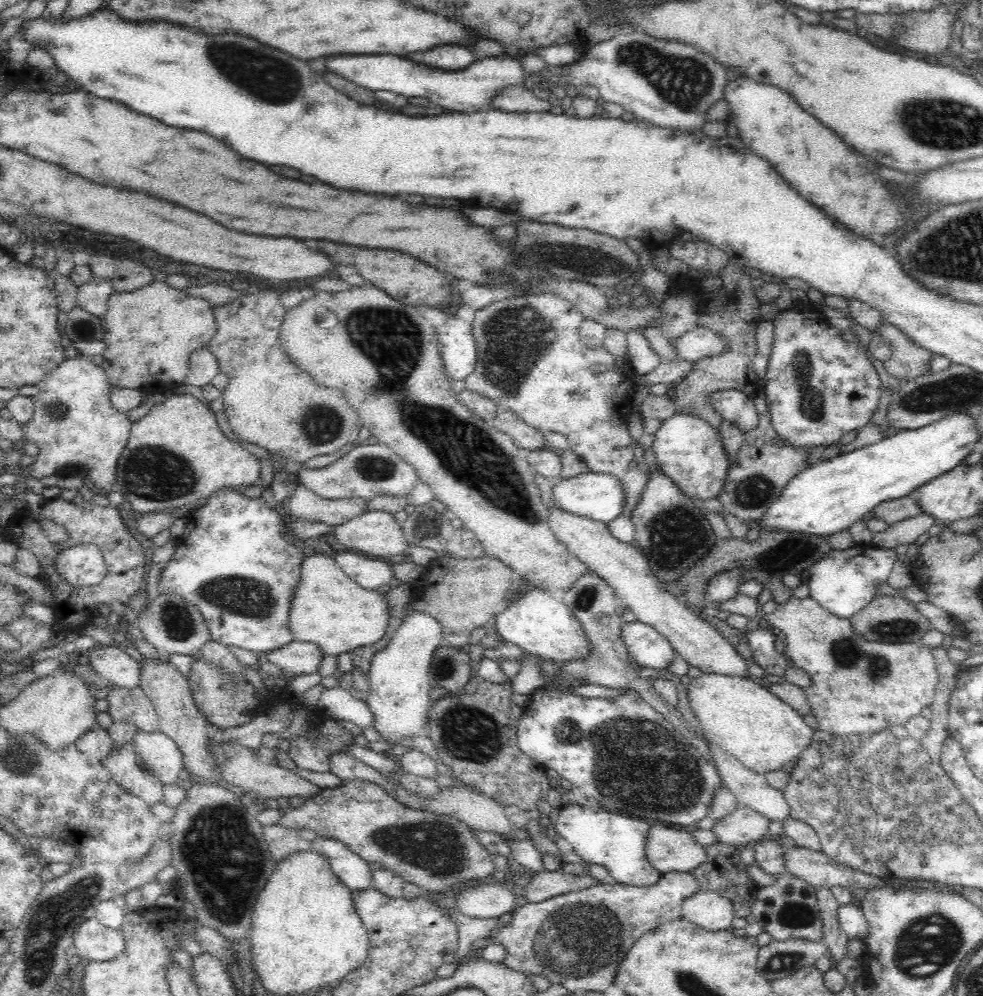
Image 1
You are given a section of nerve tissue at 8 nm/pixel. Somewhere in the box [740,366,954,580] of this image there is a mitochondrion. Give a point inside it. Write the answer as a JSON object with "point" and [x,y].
{"point":[785,554]}

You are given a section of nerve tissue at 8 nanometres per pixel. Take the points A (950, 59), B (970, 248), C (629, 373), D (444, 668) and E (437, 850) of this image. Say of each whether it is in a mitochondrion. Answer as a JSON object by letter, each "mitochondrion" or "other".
{"A":"other","B":"mitochondrion","C":"other","D":"mitochondrion","E":"mitochondrion"}

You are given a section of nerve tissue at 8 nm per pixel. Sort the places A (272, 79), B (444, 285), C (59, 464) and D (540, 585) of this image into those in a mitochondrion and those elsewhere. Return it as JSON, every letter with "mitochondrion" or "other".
{"A":"mitochondrion","B":"other","C":"other","D":"other"}

